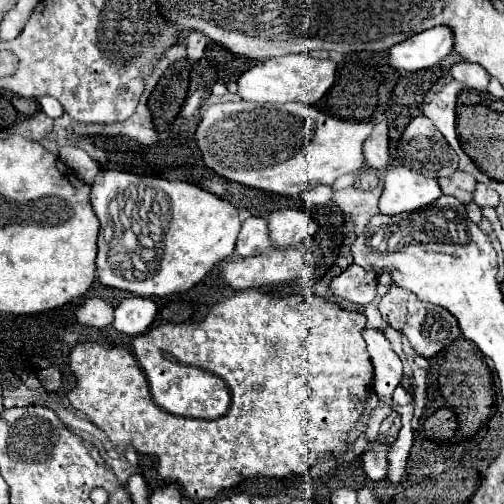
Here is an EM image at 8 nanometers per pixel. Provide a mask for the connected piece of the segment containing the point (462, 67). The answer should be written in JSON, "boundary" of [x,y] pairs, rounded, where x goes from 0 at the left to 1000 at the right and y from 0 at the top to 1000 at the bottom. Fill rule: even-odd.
{"boundary":[[[911,121],[911,125],[895,129],[891,133],[891,149],[903,161],[923,165],[927,173],[946,177],[946,181],[962,181],[966,177],[966,165],[970,165],[970,149],[962,145],[962,137],[954,129],[927,125],[927,121]]]}

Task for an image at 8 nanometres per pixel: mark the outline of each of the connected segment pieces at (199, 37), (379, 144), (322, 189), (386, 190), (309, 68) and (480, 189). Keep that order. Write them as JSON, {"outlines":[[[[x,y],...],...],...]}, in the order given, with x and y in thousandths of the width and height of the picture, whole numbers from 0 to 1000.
{"outlines":[[[[375,65],[367,73],[367,93],[371,93],[375,125],[391,125],[403,113],[407,89],[411,89],[411,77],[403,73],[403,65]]],[[[756,240],[740,252],[732,276],[720,288],[720,308],[732,331],[764,335],[772,327],[772,280],[768,280],[768,244]]],[[[633,367],[633,371],[621,371],[613,379],[605,379],[597,387],[597,395],[609,403],[609,407],[645,407],[653,403],[661,391],[661,375],[649,371],[649,367]]],[[[800,327],[772,331],[764,347],[752,419],[760,427],[792,427],[843,411],[875,391],[867,355],[823,343]]],[[[577,105],[558,109],[534,121],[522,121],[494,141],[486,141],[470,157],[470,185],[482,200],[506,200],[506,204],[569,204],[569,200],[593,200],[609,208],[625,208],[665,165],[669,129],[657,117],[621,117],[617,109],[601,105]]],[[[946,363],[942,371],[942,383],[938,383],[938,399],[950,407],[950,411],[982,411],[990,407],[990,387],[982,375],[974,375],[970,367],[962,363]]]]}

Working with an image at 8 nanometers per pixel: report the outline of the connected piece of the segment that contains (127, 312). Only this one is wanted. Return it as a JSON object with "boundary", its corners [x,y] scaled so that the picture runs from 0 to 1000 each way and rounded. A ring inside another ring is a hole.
{"boundary":[[[252,589],[228,613],[224,649],[248,665],[284,665],[312,629],[312,605],[300,593]]]}

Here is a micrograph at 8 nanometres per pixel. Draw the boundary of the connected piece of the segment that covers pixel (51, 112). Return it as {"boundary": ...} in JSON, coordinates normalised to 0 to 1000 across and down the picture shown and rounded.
{"boundary":[[[77,192],[73,200],[81,208],[81,220],[93,224],[101,236],[113,236],[113,232],[125,228],[125,212],[109,192]]]}

